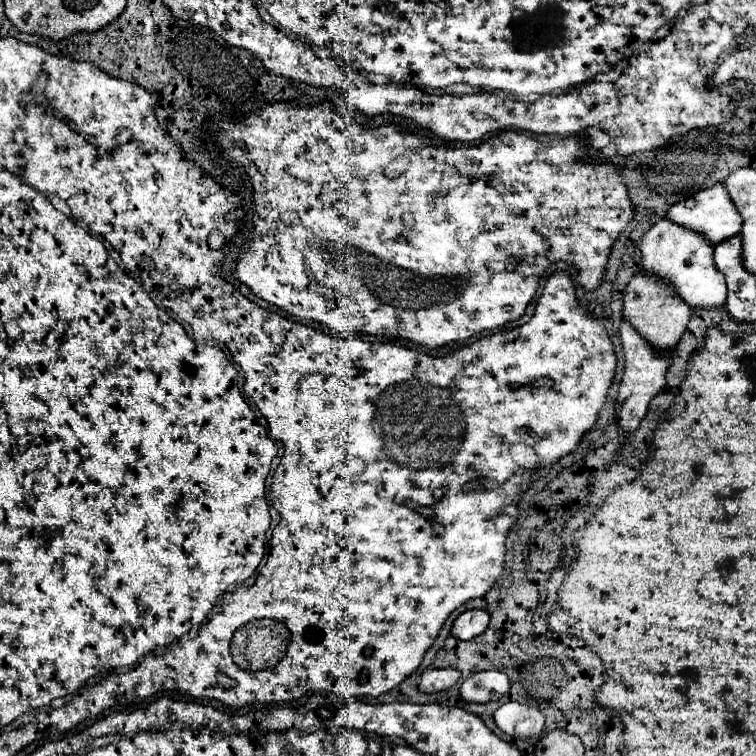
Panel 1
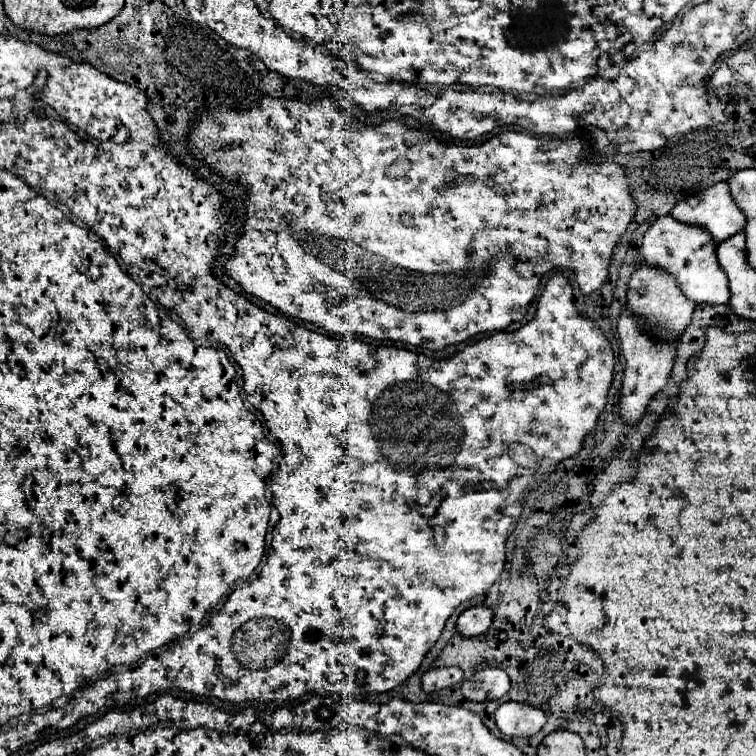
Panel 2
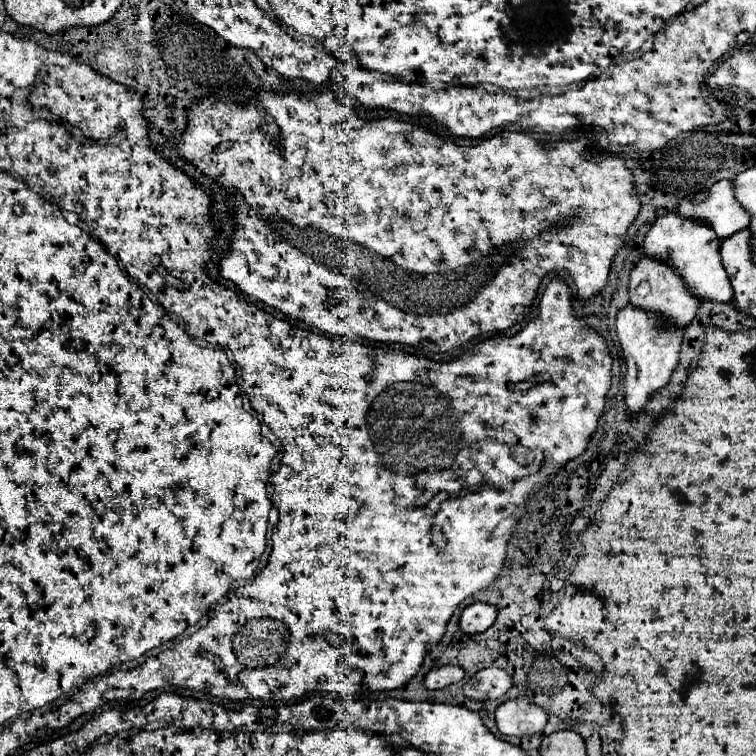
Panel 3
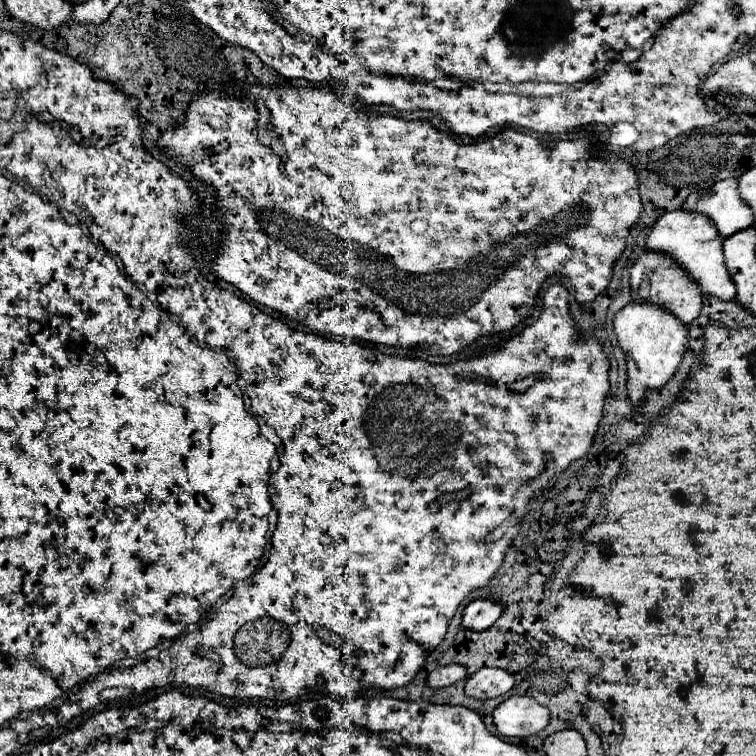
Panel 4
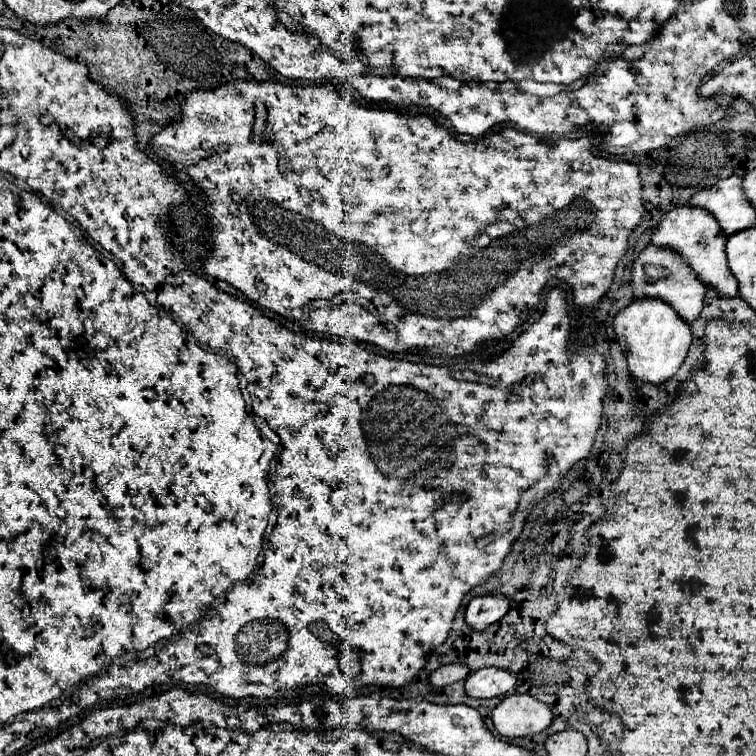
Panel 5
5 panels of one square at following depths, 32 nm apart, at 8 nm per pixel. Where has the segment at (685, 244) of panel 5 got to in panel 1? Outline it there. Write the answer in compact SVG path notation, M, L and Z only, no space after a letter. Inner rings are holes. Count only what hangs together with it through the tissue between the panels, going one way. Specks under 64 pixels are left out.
M658 220L642 238L642 270L658 280L668 282L674 278L676 294L692 308L718 308L726 302L726 282L716 270L712 254L714 248L696 232L672 224L670 220Z

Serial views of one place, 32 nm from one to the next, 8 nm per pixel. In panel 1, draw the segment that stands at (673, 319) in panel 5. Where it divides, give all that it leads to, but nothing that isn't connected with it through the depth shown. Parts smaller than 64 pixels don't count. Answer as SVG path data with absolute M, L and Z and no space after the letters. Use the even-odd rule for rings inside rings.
M622 322L620 326L620 340L624 346L624 358L626 358L626 368L624 368L624 380L620 382L618 388L618 398L616 398L616 424L622 430L636 432L640 426L642 418L648 412L650 400L666 386L666 370L670 366L670 354L654 354L650 344L628 324Z

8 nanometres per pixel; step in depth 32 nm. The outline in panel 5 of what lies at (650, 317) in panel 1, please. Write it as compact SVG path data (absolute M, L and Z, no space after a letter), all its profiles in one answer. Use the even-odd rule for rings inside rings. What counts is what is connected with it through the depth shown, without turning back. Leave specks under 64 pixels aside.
M646 246L638 260L632 266L632 286L634 286L634 298L640 300L640 296L660 296L660 300L666 300L666 304L672 304L684 320L694 322L700 316L700 310L704 306L704 284L696 278L692 268L672 250L658 248L658 246ZM650 268L658 268L658 276L650 274Z

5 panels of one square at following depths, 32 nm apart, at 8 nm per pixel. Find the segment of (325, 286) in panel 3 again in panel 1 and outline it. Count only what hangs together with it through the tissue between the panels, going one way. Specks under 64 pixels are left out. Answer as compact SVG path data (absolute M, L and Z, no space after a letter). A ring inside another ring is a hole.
M324 102L324 104L320 104L320 106L312 106L312 108L302 108L302 106L298 106L298 108L296 108L296 106L292 106L292 104L266 104L266 106L264 106L264 108L262 108L262 110L260 110L260 112L256 112L256 114L252 114L252 116L248 116L248 118L244 118L244 120L242 120L242 122L234 122L234 120L230 120L230 116L220 116L220 120L216 120L216 124L212 124L212 128L214 128L214 130L218 130L218 134L216 134L216 136L218 136L218 142L220 142L220 146L222 146L222 148L224 148L224 156L226 156L226 158L228 158L228 160L232 160L232 162L234 162L234 164L240 164L240 166L244 166L244 172L246 172L246 174L248 174L248 176L250 176L250 182L252 182L252 190L254 190L254 198L252 198L252 202L254 202L254 210L252 210L252 222L254 222L254 236L252 236L252 242L250 242L250 244L248 244L248 246L246 246L246 248L244 248L244 254L242 254L242 258L240 258L240 262L238 262L238 264L236 264L236 268L234 268L234 274L236 274L236 278L238 278L238 280L240 280L240 282L244 282L244 284L246 284L246 286L248 286L248 288L250 288L250 290L252 290L252 292L254 292L254 294L256 294L256 296L260 296L260 298L262 298L262 300L266 300L266 302L270 302L270 304L274 304L274 306L278 306L278 308L282 308L282 310L286 310L286 312L288 312L288 314L292 314L292 316L296 316L296 318L302 318L302 320L314 320L314 322L320 322L320 324L324 324L324 326L326 326L326 328L330 328L330 330L334 330L334 332L340 332L340 334L342 334L342 335L343 335L343 336L347 336L347 335L348 335L348 336L349 336L349 335L354 335L354 334L355 334L355 333L356 333L356 334L360 334L360 333L363 333L363 334L374 334L374 336L386 336L386 338L408 338L408 340L412 340L412 342L418 342L418 344L426 344L426 346L430 346L430 348L434 348L434 346L444 346L444 344L450 344L450 342L460 342L460 340L468 340L468 338L470 338L470 336L472 336L472 334L476 334L476 332L482 332L482 330L494 330L494 328L500 328L500 326L504 326L504 324L506 324L506 322L512 322L512 320L516 320L516 318L520 318L520 316L522 316L522 314L524 314L524 310L526 310L526 306L528 306L528 302L530 302L530 300L532 300L532 298L534 298L534 294L536 294L536 288L538 288L538 280L540 280L540 278L542 278L542 274L544 274L544 272L546 272L546 268L548 268L548 266L550 266L550 264L552 264L552 262L558 262L558 260L562 260L562 262L570 262L570 264L576 264L576 266L578 266L578 268L580 268L580 274L578 274L578 282L580 282L580 284L582 284L582 286L584 286L584 290L594 290L594 288L596 288L596 286L598 286L598 282L600 282L600 278L602 278L602 274L604 274L604 268L606 268L606 262L608 262L608 254L610 254L610 248L612 248L612 244L614 244L614 240L616 240L616 238L618 238L618 236L620 236L620 232L622 232L622 230L624 230L624 228L626 228L626 224L628 224L628 222L630 222L630 218L632 218L632 204L630 204L630 198L628 198L628 190L626 190L626 186L624 186L624 182L622 182L622 178L620 178L620 174L618 174L618 170L616 170L616 166L614 166L614 164L608 164L608 162L604 162L604 164L590 164L590 162L582 162L582 160L580 160L580 158L578 158L578 156L580 156L580 140L578 140L578 138L574 138L574 136L570 136L570 138L534 138L534 136L522 136L522 134L516 134L516 132L502 132L502 134L498 134L498 136L492 136L492 138L490 138L490 140L486 140L486 142L482 142L482 144L478 144L478 146L460 146L460 148L430 148L430 150L428 150L428 148L426 148L426 146L422 146L422 145L424 145L424 144L425 144L425 143L427 143L427 142L429 142L429 139L428 139L428 138L424 138L424 137L422 137L422 136L420 136L420 135L415 135L415 134L412 134L412 133L406 133L406 134L405 134L405 135L404 135L404 134L402 134L402 132L398 132L398 128L396 128L396 126L382 126L382 128L376 128L376 130L366 130L366 128L362 128L362 126L358 126L358 124L356 124L356 122L352 122L352 120L350 120L350 118L348 118L348 116L342 116L342 114L338 114L338 112L334 112L334 110L332 110L332 106L330 106L330 104L328 104L328 102Z

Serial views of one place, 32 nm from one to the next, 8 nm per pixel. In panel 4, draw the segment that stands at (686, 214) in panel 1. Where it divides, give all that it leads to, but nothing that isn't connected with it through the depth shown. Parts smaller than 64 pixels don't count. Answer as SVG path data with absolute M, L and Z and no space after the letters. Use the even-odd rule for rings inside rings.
M736 178L720 180L704 192L690 194L682 204L682 210L708 216L722 238L728 238L752 226L752 210L740 200Z

